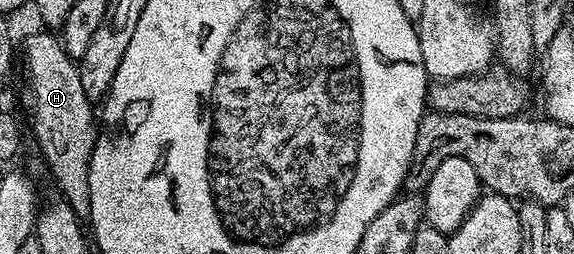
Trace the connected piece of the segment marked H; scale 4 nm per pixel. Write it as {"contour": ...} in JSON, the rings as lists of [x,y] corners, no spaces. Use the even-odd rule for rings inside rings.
{"contour":[[[40,29],[37,35],[32,35],[24,43],[24,67],[28,70],[28,103],[32,106],[32,127],[36,130],[36,139],[40,142],[40,151],[44,154],[45,159],[48,161],[48,169],[56,178],[57,183],[60,185],[61,191],[64,193],[62,196],[63,202],[74,209],[74,213],[81,221],[91,220],[90,215],[90,157],[94,153],[94,145],[96,144],[96,137],[98,134],[98,119],[92,116],[92,107],[94,107],[93,100],[86,97],[86,89],[82,89],[82,77],[80,76],[80,69],[77,60],[71,59],[66,53],[63,42],[59,38],[56,39],[55,34],[49,33],[47,30]]]}

